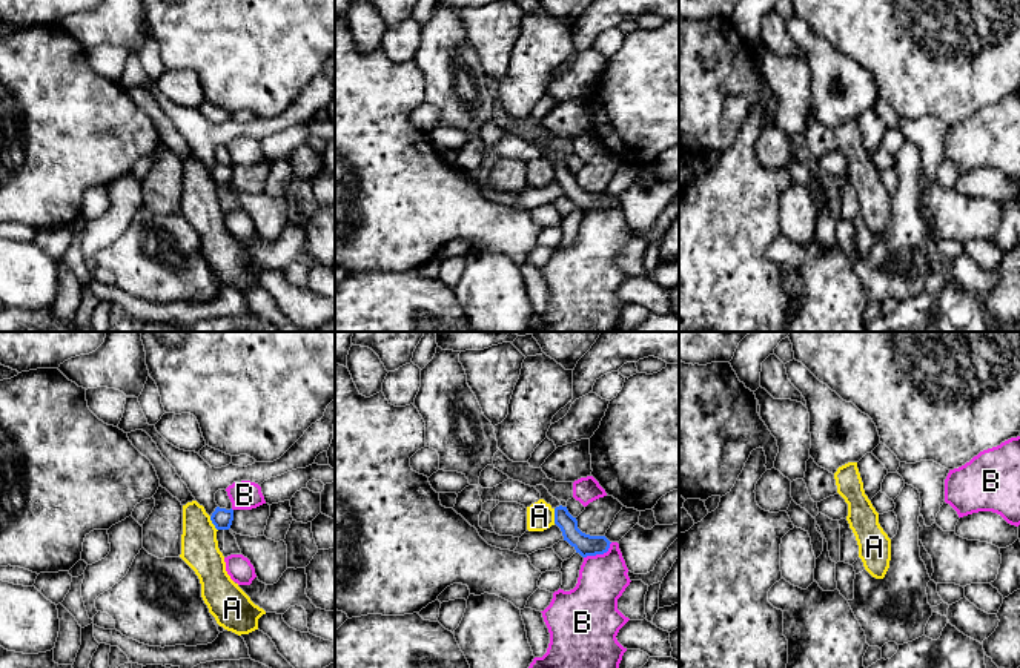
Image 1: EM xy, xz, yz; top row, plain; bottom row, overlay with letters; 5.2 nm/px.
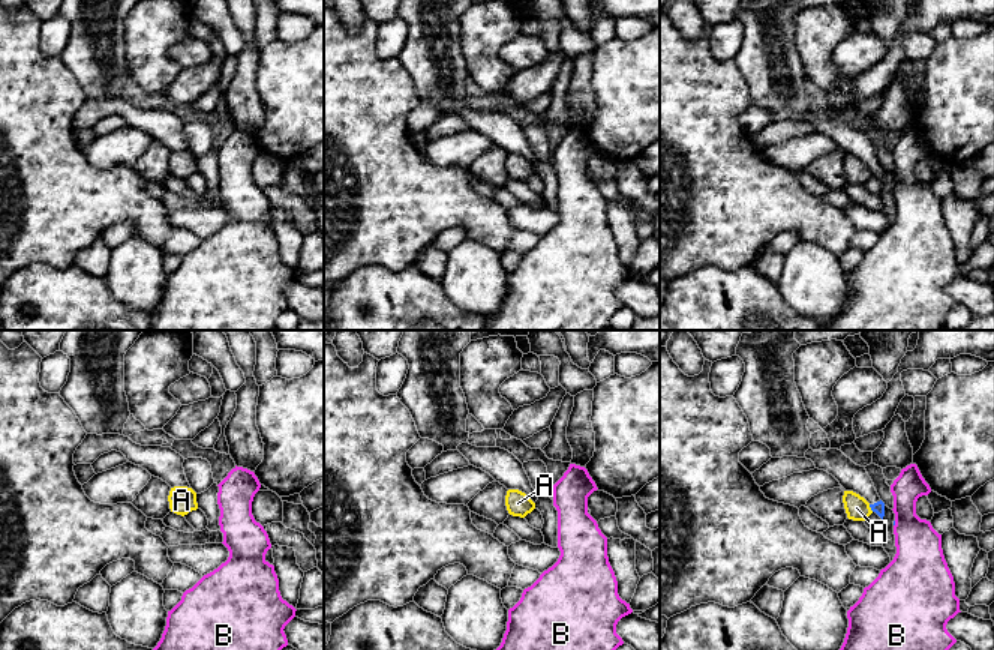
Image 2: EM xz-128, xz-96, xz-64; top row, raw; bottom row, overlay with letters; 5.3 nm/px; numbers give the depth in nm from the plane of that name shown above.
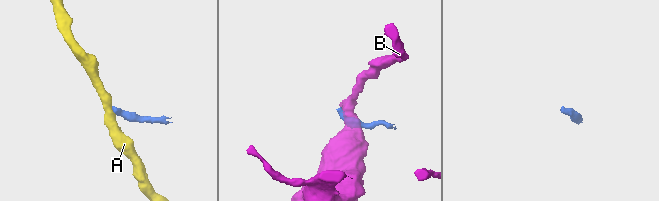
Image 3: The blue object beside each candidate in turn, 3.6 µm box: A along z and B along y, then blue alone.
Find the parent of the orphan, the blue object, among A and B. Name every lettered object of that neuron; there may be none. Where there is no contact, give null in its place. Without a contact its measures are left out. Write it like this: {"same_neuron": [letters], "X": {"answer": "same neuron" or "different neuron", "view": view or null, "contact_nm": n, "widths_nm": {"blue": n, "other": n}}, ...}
{"same_neuron": [], "A": {"answer": "different neuron", "view": "xz", "contact_nm": 80, "widths_nm": {"blue": 110, "other": 140}}, "B": {"answer": "different neuron", "view": "xz", "contact_nm": 170, "widths_nm": {"blue": 110, "other": 260}}}

